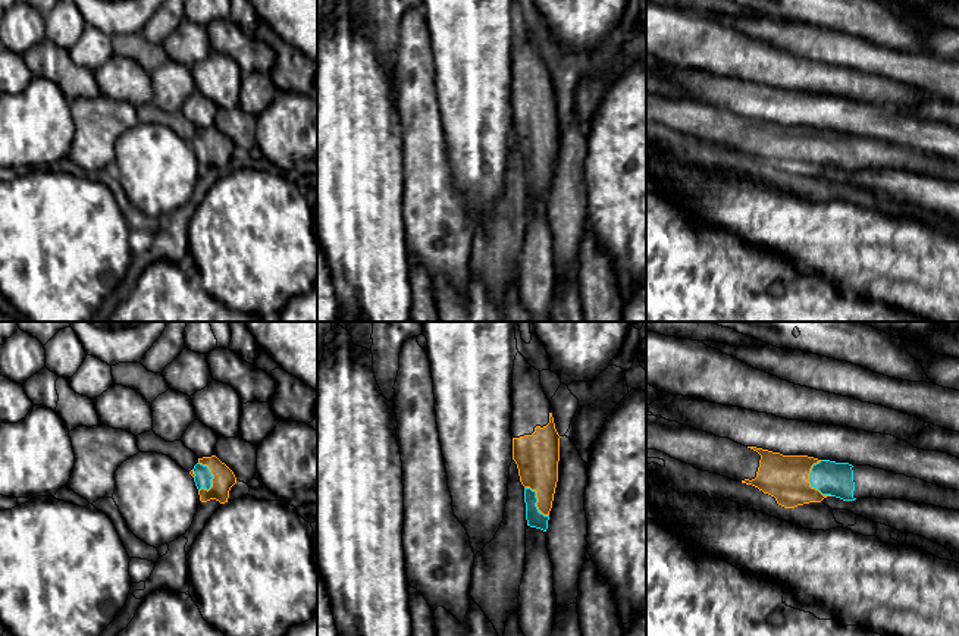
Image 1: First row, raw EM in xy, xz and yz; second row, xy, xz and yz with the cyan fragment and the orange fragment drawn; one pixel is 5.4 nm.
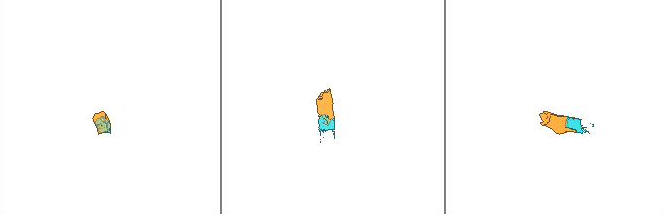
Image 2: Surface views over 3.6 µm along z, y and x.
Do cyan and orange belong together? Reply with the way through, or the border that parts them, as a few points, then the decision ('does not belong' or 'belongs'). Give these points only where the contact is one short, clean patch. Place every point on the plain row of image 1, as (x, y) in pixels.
across yz (830, 149), (809, 153), (786, 149) | belongs

